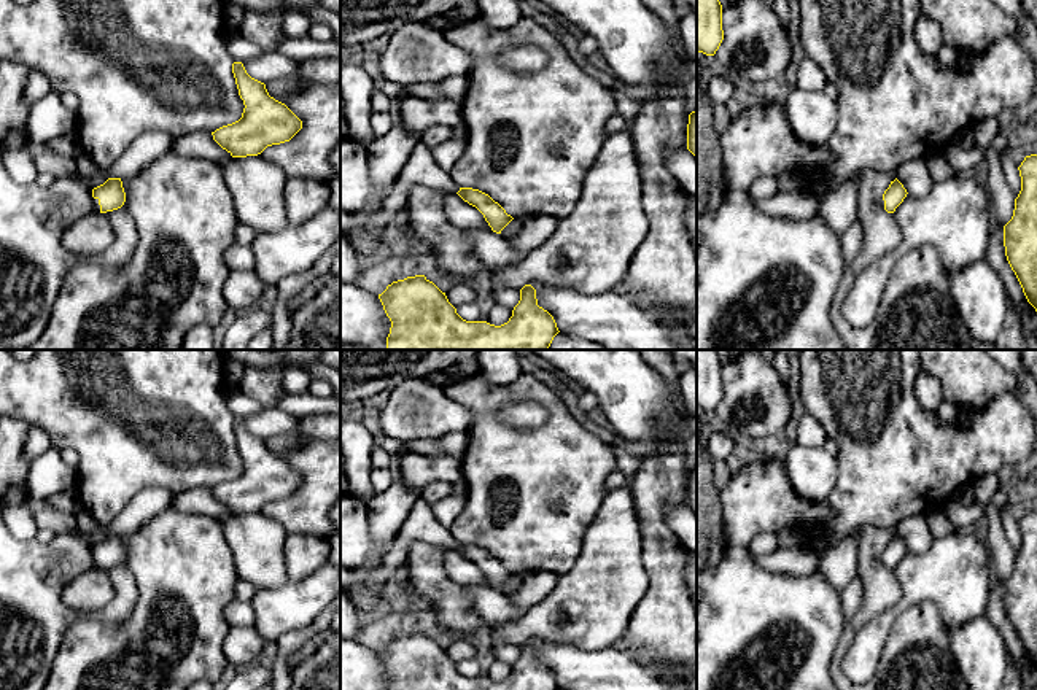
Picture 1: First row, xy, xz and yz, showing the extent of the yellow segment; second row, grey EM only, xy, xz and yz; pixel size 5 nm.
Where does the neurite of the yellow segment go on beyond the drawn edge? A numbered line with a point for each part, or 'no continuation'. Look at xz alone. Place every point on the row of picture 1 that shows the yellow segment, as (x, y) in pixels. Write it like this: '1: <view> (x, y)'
no continuation

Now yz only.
no continuation

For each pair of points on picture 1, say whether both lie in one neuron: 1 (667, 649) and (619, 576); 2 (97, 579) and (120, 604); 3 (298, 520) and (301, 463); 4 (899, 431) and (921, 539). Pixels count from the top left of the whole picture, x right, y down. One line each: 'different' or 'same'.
1: different
2: different
3: same
4: different

